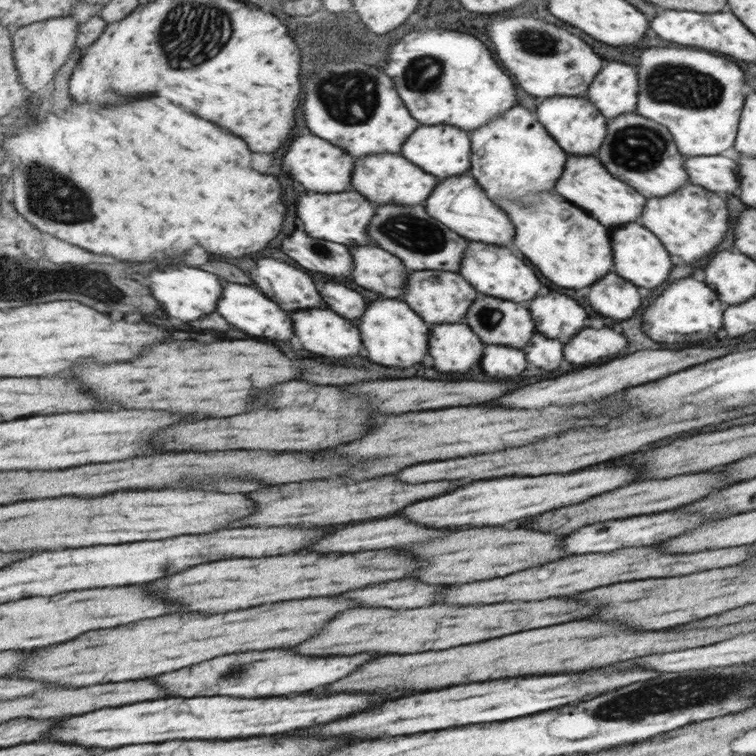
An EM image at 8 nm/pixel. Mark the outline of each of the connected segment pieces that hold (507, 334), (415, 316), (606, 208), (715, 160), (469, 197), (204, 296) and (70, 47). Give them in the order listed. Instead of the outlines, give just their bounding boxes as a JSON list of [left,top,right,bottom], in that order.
[[464,292,536,349],[358,299,428,368],[554,154,647,230],[686,156,738,198],[425,175,514,246],[152,268,224,322],[12,15,81,92]]

